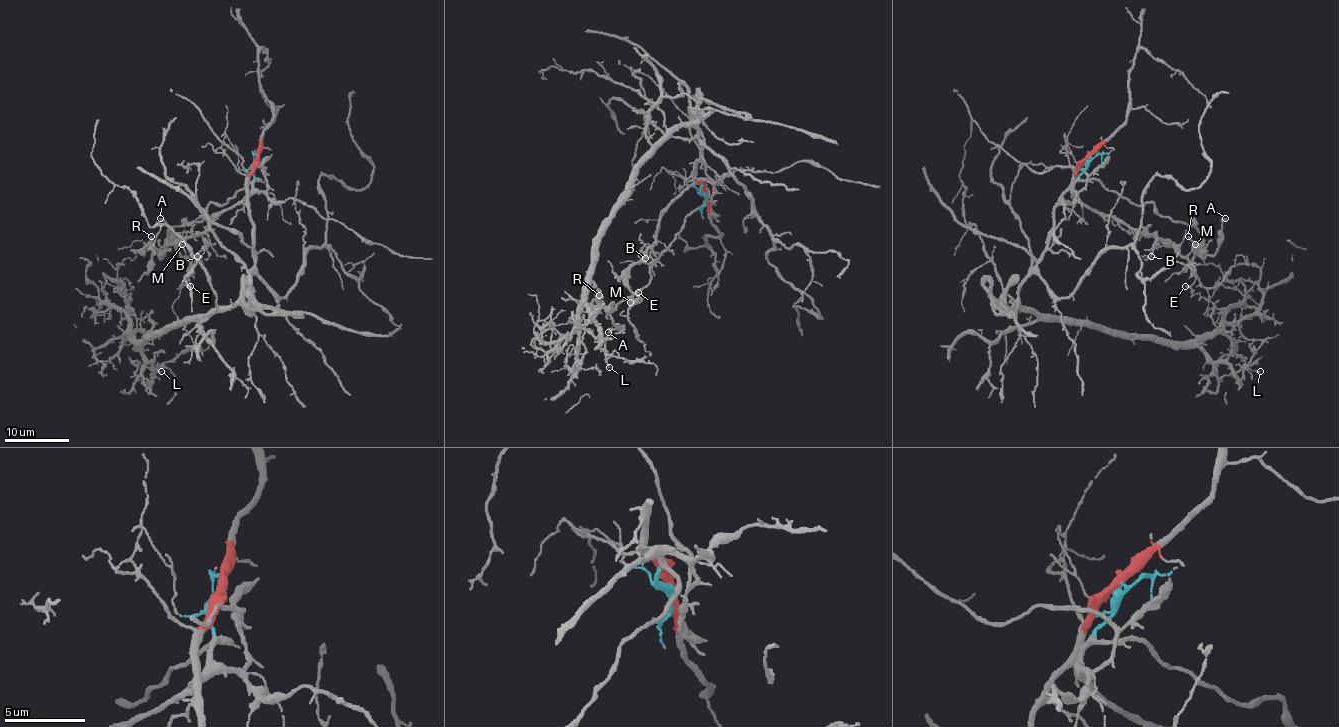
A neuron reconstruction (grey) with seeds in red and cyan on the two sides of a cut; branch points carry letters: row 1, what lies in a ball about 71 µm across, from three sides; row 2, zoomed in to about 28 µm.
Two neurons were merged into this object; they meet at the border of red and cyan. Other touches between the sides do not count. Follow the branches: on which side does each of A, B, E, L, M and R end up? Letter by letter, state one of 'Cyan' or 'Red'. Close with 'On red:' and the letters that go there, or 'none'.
A: Cyan
B: Cyan
E: Cyan
L: Red
M: Cyan
R: Cyan
On red: L

